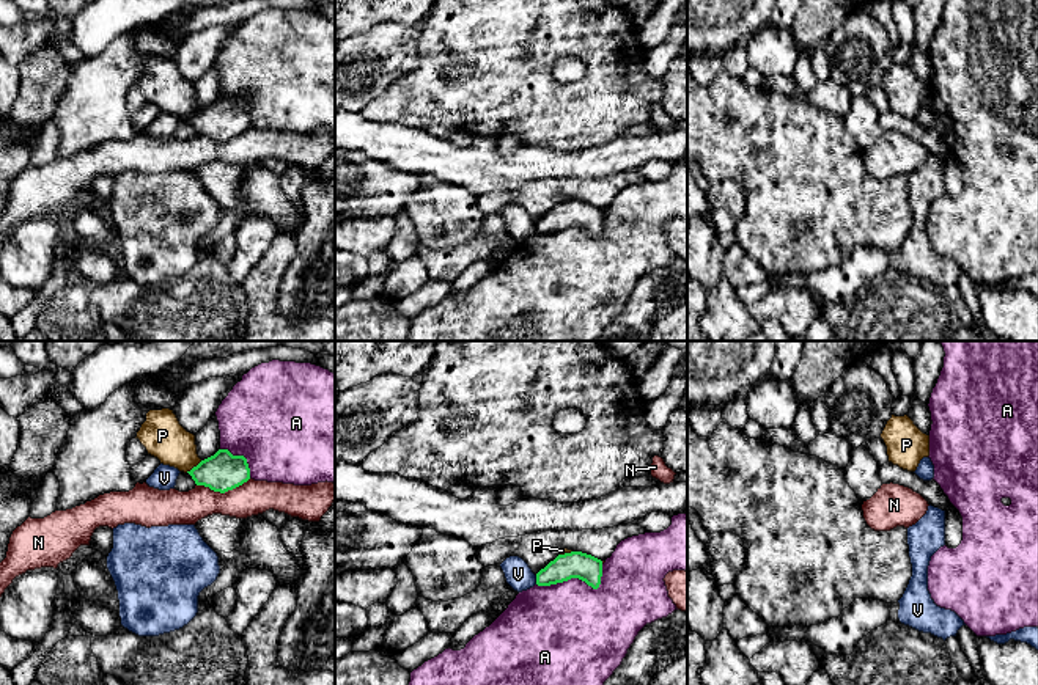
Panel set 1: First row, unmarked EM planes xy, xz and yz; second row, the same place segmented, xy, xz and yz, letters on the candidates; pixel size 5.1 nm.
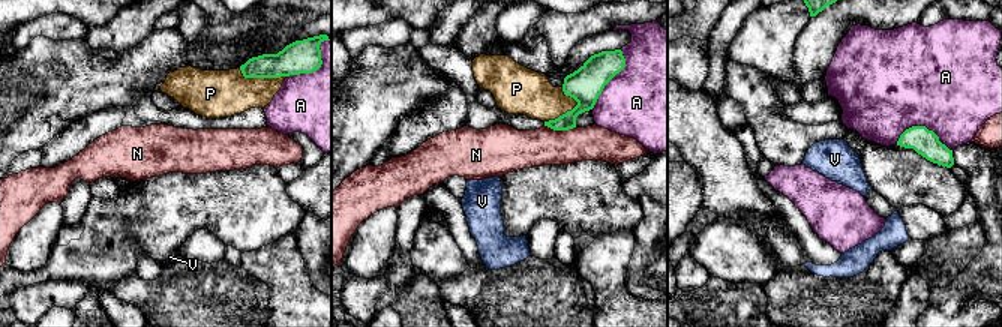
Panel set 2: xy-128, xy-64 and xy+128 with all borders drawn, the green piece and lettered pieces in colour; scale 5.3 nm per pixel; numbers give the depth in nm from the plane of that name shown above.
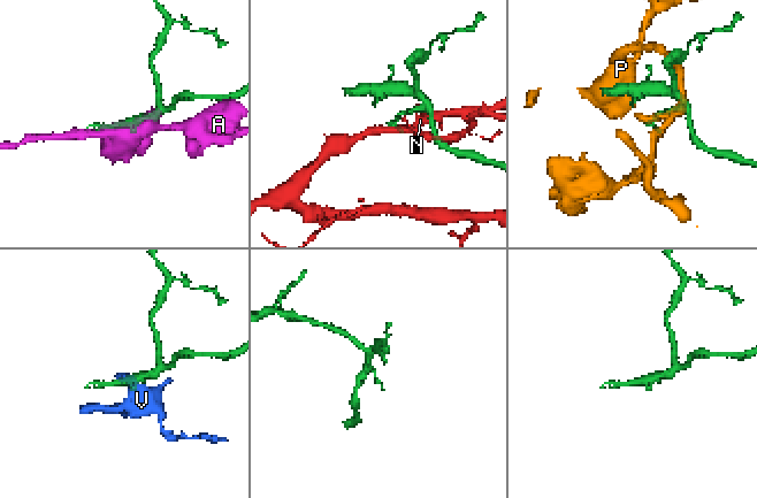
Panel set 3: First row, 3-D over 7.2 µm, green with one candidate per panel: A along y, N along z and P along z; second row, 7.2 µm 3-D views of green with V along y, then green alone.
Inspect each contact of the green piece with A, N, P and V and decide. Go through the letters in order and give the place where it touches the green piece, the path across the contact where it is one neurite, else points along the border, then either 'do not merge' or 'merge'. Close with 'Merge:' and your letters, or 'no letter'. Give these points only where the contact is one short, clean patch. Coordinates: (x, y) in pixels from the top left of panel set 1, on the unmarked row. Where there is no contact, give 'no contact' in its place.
A: contact xz (577, 225); do not merge
N: contact xy (224, 140); do not merge
P: contact xy (194, 115); do not merge
V: contact xz (537, 228); border xz (535, 223), (537, 231); do not merge
Merge: no letter

